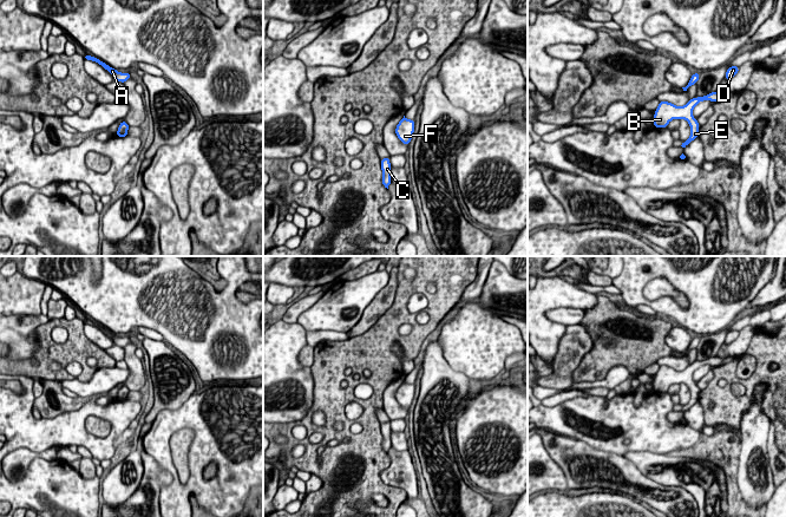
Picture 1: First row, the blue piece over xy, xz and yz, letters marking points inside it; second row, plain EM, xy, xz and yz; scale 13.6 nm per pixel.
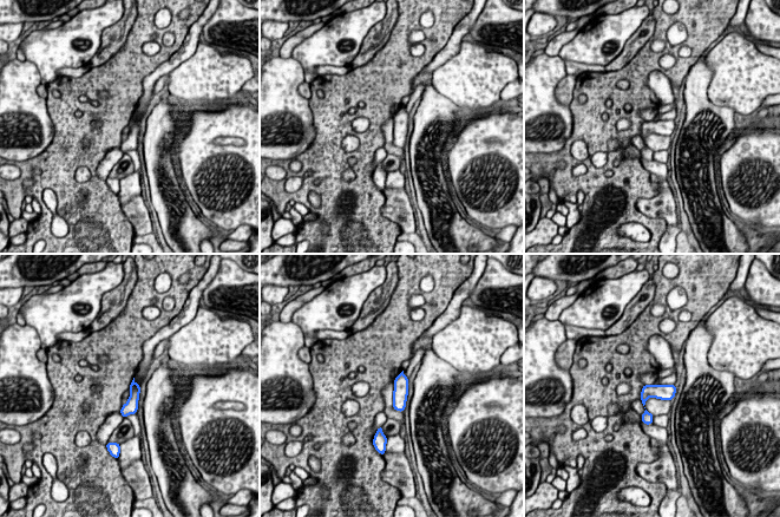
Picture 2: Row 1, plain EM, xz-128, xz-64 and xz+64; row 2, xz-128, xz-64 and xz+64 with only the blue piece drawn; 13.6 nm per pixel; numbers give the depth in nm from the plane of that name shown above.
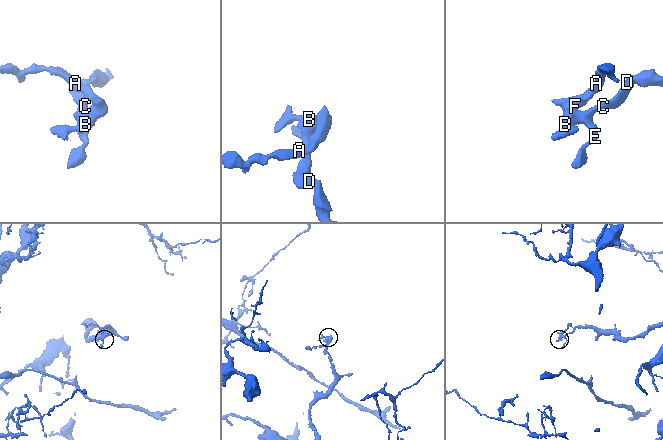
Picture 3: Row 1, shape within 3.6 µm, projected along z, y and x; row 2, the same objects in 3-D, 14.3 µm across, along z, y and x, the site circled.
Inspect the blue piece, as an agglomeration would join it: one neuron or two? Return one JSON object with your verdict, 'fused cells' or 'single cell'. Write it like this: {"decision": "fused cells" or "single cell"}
{"decision": "single cell"}

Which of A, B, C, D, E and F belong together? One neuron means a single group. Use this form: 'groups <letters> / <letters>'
groups A B C D E F

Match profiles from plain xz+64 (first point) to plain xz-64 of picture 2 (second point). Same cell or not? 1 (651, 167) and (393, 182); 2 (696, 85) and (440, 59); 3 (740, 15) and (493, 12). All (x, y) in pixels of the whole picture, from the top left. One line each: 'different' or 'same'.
1: same
2: different
3: different

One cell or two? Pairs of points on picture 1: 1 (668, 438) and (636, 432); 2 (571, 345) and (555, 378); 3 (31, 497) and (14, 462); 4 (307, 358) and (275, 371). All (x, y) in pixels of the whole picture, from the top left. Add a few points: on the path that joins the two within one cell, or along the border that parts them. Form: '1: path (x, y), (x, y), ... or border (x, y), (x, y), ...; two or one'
1: path (660, 436), (654, 432), (644, 432); one
2: path (570, 353), (563, 370); one
3: border (45, 460), (35, 458), (26, 473), (12, 483); two
4: border (307, 344), (299, 354), (299, 361), (305, 367); two

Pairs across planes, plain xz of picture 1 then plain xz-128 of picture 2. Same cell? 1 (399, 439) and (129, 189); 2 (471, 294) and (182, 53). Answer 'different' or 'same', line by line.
1: same
2: same

